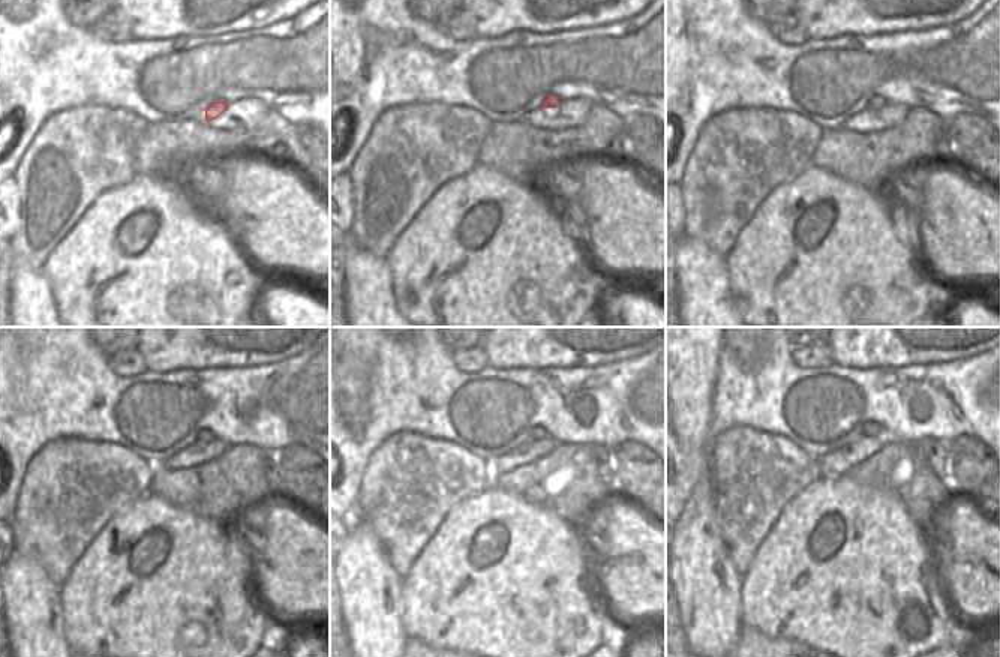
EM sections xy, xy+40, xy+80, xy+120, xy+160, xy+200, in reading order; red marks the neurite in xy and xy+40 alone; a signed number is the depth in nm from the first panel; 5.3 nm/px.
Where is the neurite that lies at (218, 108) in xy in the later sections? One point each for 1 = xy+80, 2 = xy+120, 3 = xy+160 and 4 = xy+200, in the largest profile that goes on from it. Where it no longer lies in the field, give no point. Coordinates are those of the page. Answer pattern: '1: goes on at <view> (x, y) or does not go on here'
1: goes on at xy+80 (877, 102)
2: goes on at xy+120 (204, 437)
3: goes on at xy+160 (538, 434)
4: goes on at xy+200 (870, 429)

